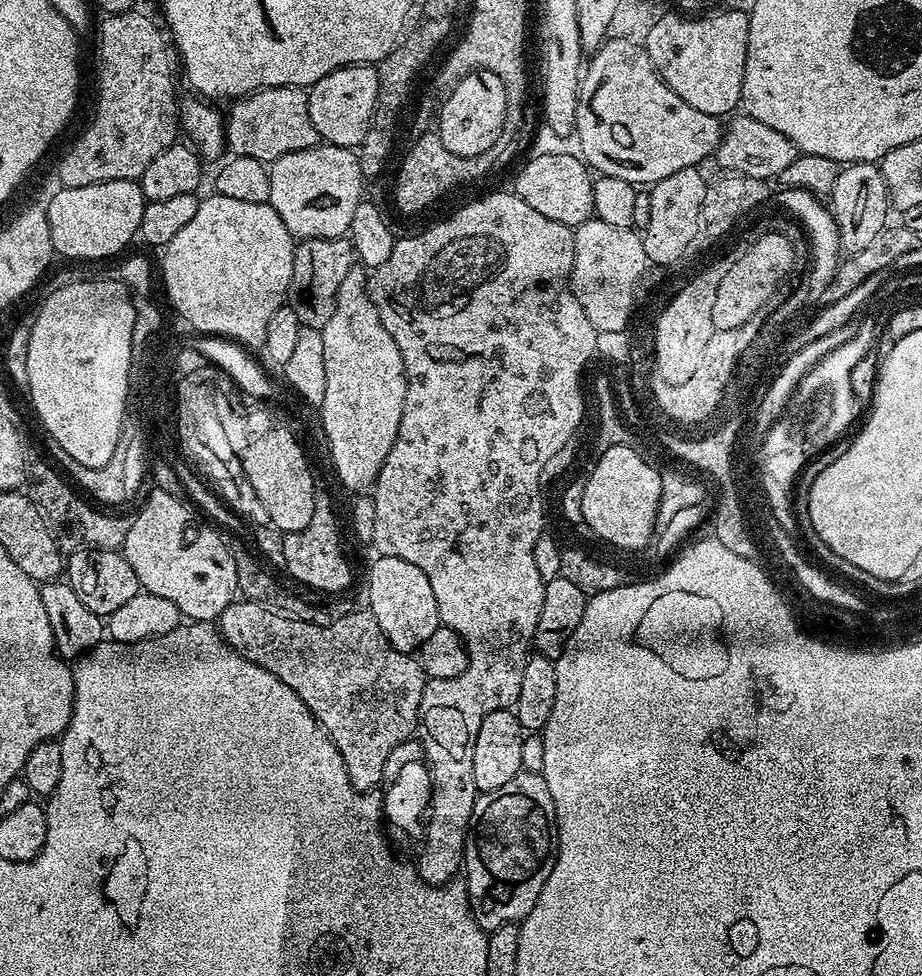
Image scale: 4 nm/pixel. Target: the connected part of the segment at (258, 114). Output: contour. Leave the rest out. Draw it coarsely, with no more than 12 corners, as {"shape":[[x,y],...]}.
{"shape":[[260,88],[227,109],[233,156],[263,164],[320,140],[302,88]]}

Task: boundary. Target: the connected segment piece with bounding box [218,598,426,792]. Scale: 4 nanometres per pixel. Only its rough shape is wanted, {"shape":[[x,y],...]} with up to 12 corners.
{"shape":[[237,599],[218,631],[310,710],[359,792],[413,739],[426,683],[371,612]]}

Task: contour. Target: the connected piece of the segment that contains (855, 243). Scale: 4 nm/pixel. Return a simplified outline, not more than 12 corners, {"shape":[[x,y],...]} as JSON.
{"shape":[[875,163],[841,167],[830,211],[845,253],[889,223]]}

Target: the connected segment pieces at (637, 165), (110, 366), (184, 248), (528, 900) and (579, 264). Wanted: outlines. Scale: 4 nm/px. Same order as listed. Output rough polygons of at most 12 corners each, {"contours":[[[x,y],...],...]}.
{"contours":[[[613,36],[580,82],[574,136],[599,175],[651,186],[703,165],[721,117]],[[116,283],[60,288],[31,321],[32,408],[95,466],[124,405]],[[204,196],[168,287],[200,328],[263,349],[296,244],[271,204]],[[539,772],[479,793],[464,847],[485,933],[534,910],[558,850]],[[574,229],[570,283],[597,332],[621,330],[650,267],[641,233]]]}

